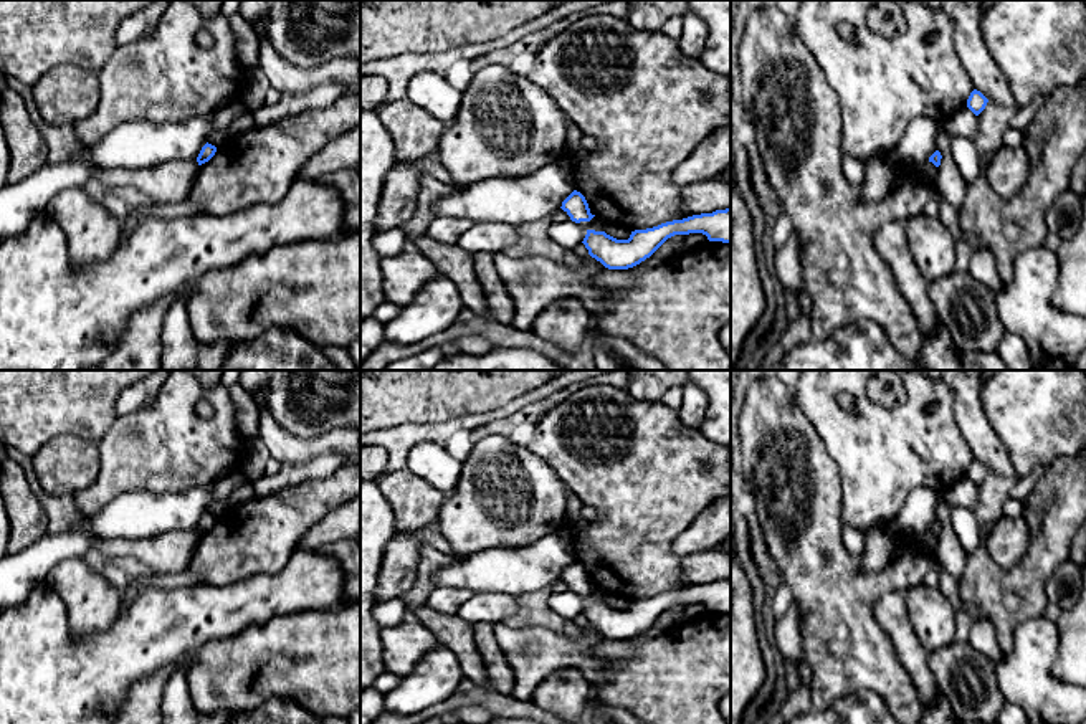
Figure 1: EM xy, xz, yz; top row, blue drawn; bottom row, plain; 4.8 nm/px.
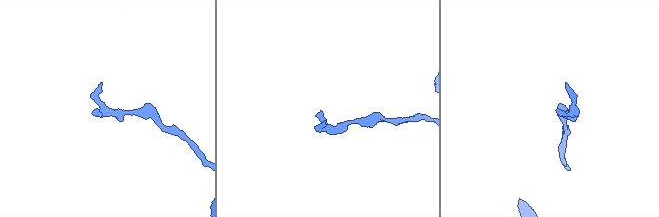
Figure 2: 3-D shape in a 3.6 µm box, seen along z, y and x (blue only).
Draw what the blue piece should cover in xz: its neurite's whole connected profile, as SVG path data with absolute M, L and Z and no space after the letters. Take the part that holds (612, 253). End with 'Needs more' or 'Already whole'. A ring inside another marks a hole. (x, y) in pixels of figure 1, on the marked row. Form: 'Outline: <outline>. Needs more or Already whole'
Outline: M731 207L666 221L646 230L635 230L628 240L617 240L605 231L587 230L582 243L588 255L605 268L628 269L650 258L668 238L689 233L703 233L709 241L731 243Z. Already whole

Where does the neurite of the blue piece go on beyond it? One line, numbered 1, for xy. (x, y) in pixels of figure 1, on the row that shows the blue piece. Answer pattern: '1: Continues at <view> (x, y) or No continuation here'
1: No continuation here

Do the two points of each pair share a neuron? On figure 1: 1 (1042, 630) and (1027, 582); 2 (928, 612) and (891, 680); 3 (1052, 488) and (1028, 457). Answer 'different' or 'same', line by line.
1: different
2: different
3: different

